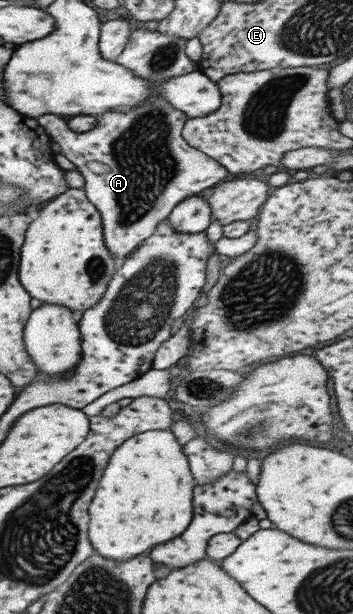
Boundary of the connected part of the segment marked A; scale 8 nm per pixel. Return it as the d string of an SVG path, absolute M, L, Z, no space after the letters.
M149 95L127 112L104 112L96 117L94 128L80 133L69 130L57 116L45 116L45 120L39 120L38 124L49 134L50 140L60 146L60 154L83 175L85 196L101 214L105 247L113 252L111 255L120 264L123 258L153 234L155 226L168 217L173 206L177 206L183 198L226 180L230 172L183 140L181 130L187 121L185 114L177 111L161 95Z

